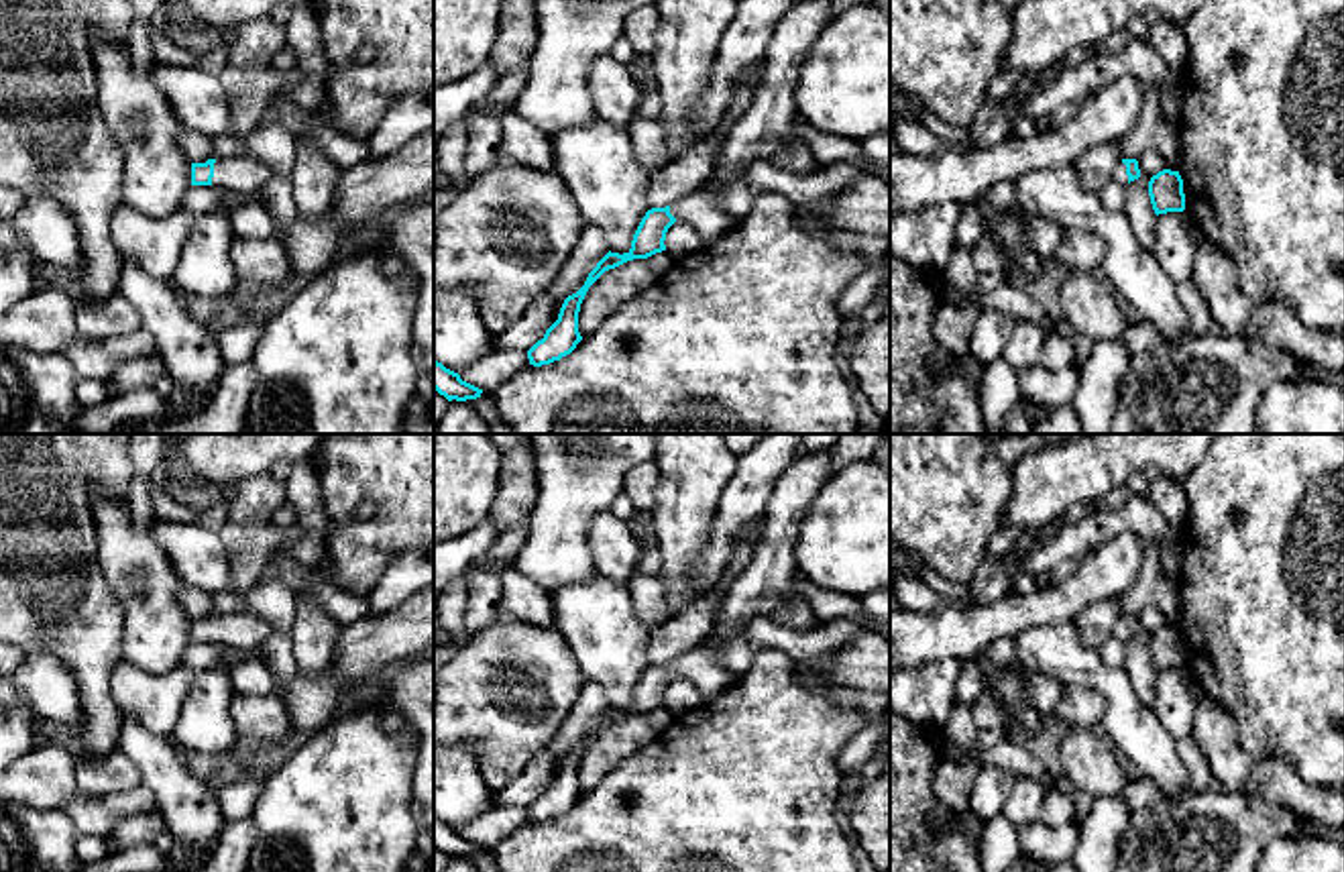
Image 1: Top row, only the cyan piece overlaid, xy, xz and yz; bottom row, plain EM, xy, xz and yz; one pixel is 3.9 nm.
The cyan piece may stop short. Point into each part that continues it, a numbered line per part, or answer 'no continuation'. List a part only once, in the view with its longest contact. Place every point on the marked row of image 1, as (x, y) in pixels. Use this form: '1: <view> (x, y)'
1: xy (241, 174)

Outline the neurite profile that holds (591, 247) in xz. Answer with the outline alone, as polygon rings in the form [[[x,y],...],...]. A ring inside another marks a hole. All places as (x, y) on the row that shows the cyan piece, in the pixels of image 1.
[[[586,224],[570,261],[562,267],[554,285],[546,289],[513,326],[495,336],[499,348],[527,352],[542,340],[546,330],[558,320],[564,299],[584,285],[589,273],[607,253],[609,244],[603,230]]]

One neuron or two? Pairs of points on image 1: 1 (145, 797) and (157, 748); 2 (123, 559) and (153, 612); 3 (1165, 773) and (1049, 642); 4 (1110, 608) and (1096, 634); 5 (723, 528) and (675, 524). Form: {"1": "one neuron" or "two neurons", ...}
{"1": "two neurons", "2": "one neuron", "3": "one neuron", "4": "one neuron", "5": "two neurons"}

